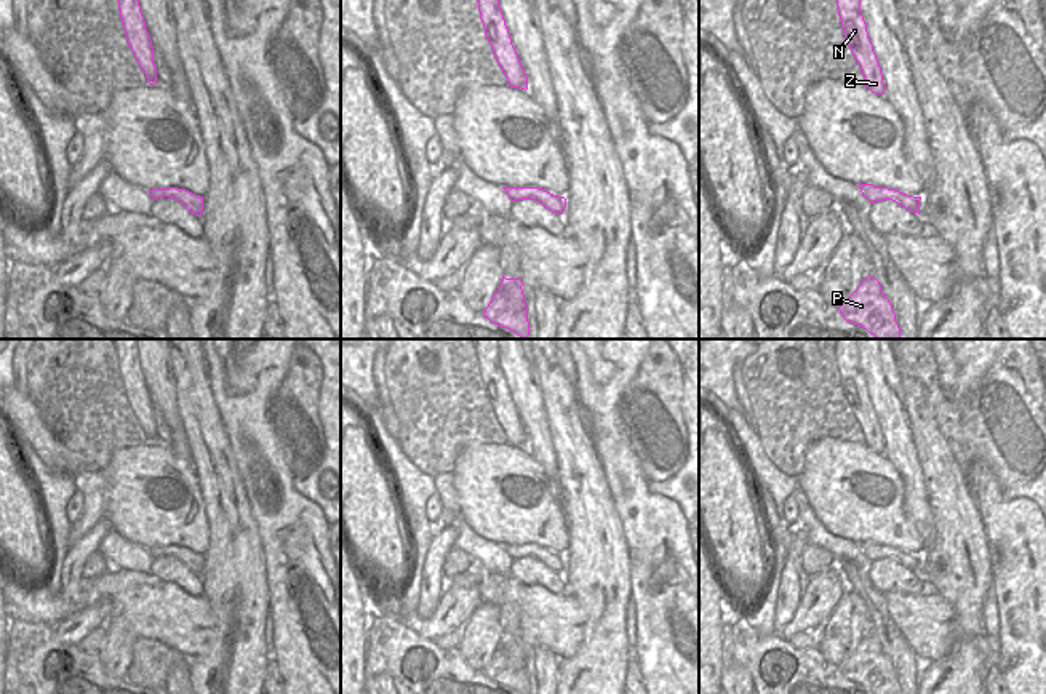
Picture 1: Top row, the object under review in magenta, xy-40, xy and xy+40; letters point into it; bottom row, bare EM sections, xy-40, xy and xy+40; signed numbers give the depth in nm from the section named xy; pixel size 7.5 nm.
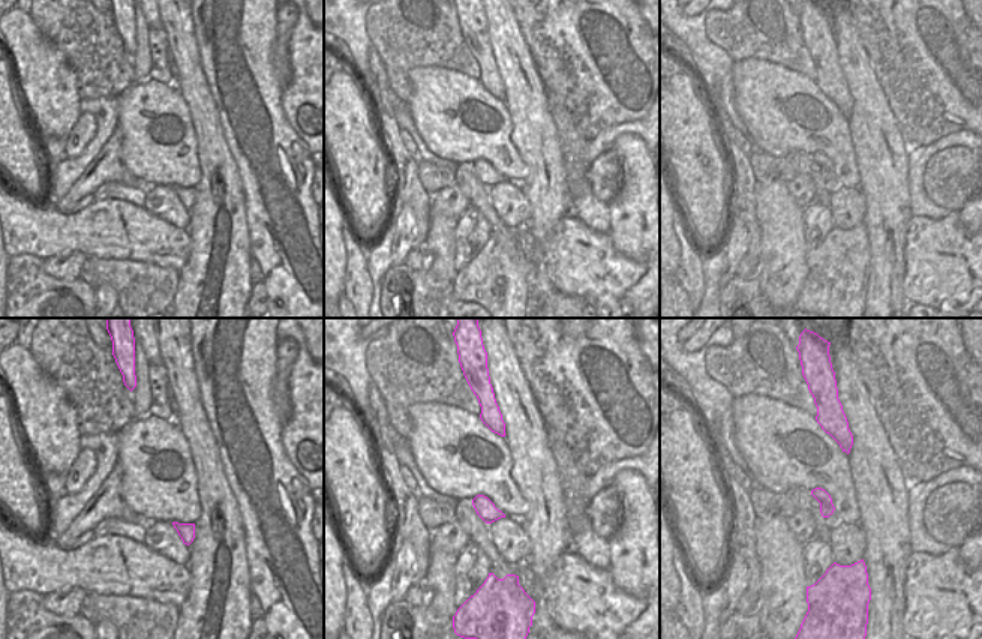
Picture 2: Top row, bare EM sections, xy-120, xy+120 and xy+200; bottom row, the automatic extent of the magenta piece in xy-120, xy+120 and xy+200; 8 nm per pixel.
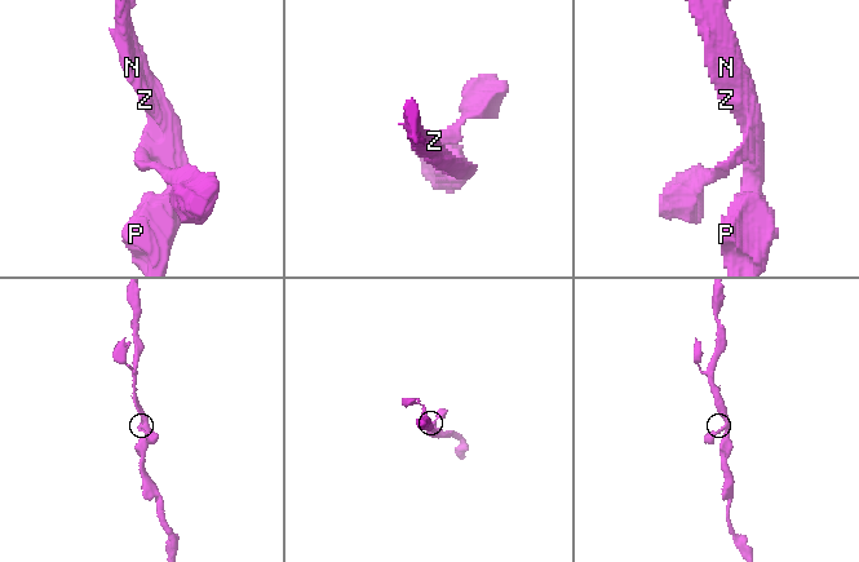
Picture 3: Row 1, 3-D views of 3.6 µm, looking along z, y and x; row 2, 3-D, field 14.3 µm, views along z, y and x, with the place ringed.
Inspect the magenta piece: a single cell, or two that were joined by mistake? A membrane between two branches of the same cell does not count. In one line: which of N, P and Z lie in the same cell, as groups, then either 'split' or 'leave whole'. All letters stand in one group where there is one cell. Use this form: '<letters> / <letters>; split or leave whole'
N P Z; leave whole

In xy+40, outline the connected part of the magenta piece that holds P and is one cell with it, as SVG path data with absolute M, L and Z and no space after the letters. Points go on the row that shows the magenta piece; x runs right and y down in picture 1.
M875 277L864 278L838 310L846 321L862 326L876 339L900 339L892 305Z

